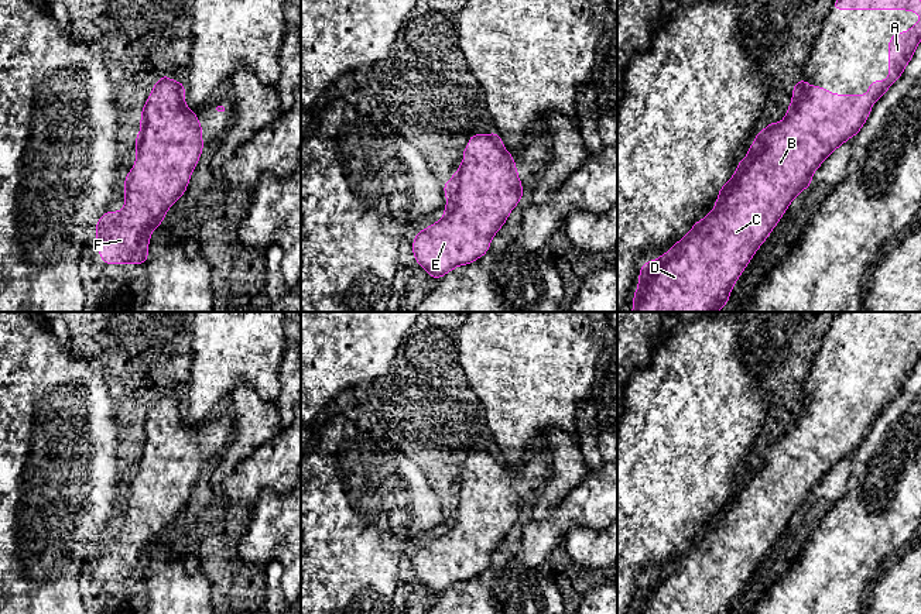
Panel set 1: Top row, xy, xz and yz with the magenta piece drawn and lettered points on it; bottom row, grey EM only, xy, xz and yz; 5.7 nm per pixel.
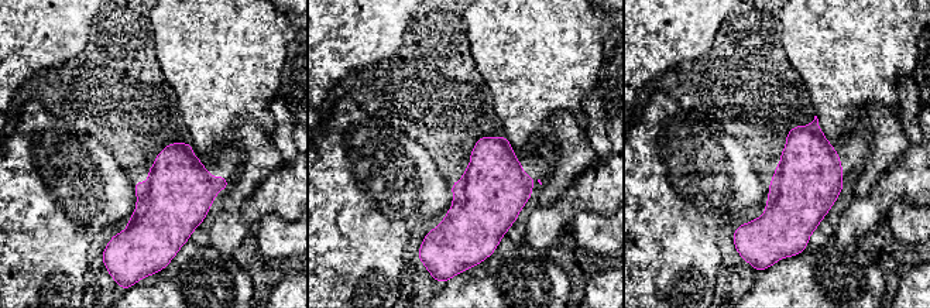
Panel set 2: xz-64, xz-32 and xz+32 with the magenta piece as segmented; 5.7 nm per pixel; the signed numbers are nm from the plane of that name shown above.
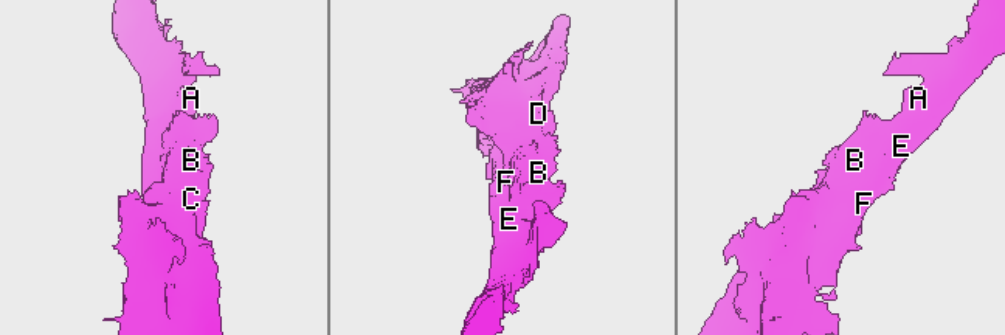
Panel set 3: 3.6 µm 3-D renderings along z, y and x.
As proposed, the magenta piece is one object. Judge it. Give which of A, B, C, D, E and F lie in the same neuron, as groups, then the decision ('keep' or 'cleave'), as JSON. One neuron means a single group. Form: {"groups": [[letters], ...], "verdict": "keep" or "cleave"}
{"groups": [["A", "B", "C", "D", "E", "F"]], "verdict": "keep"}

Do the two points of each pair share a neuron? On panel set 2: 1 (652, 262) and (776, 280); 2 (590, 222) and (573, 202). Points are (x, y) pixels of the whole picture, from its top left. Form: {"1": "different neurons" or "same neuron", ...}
{"1": "different neurons", "2": "different neurons"}

